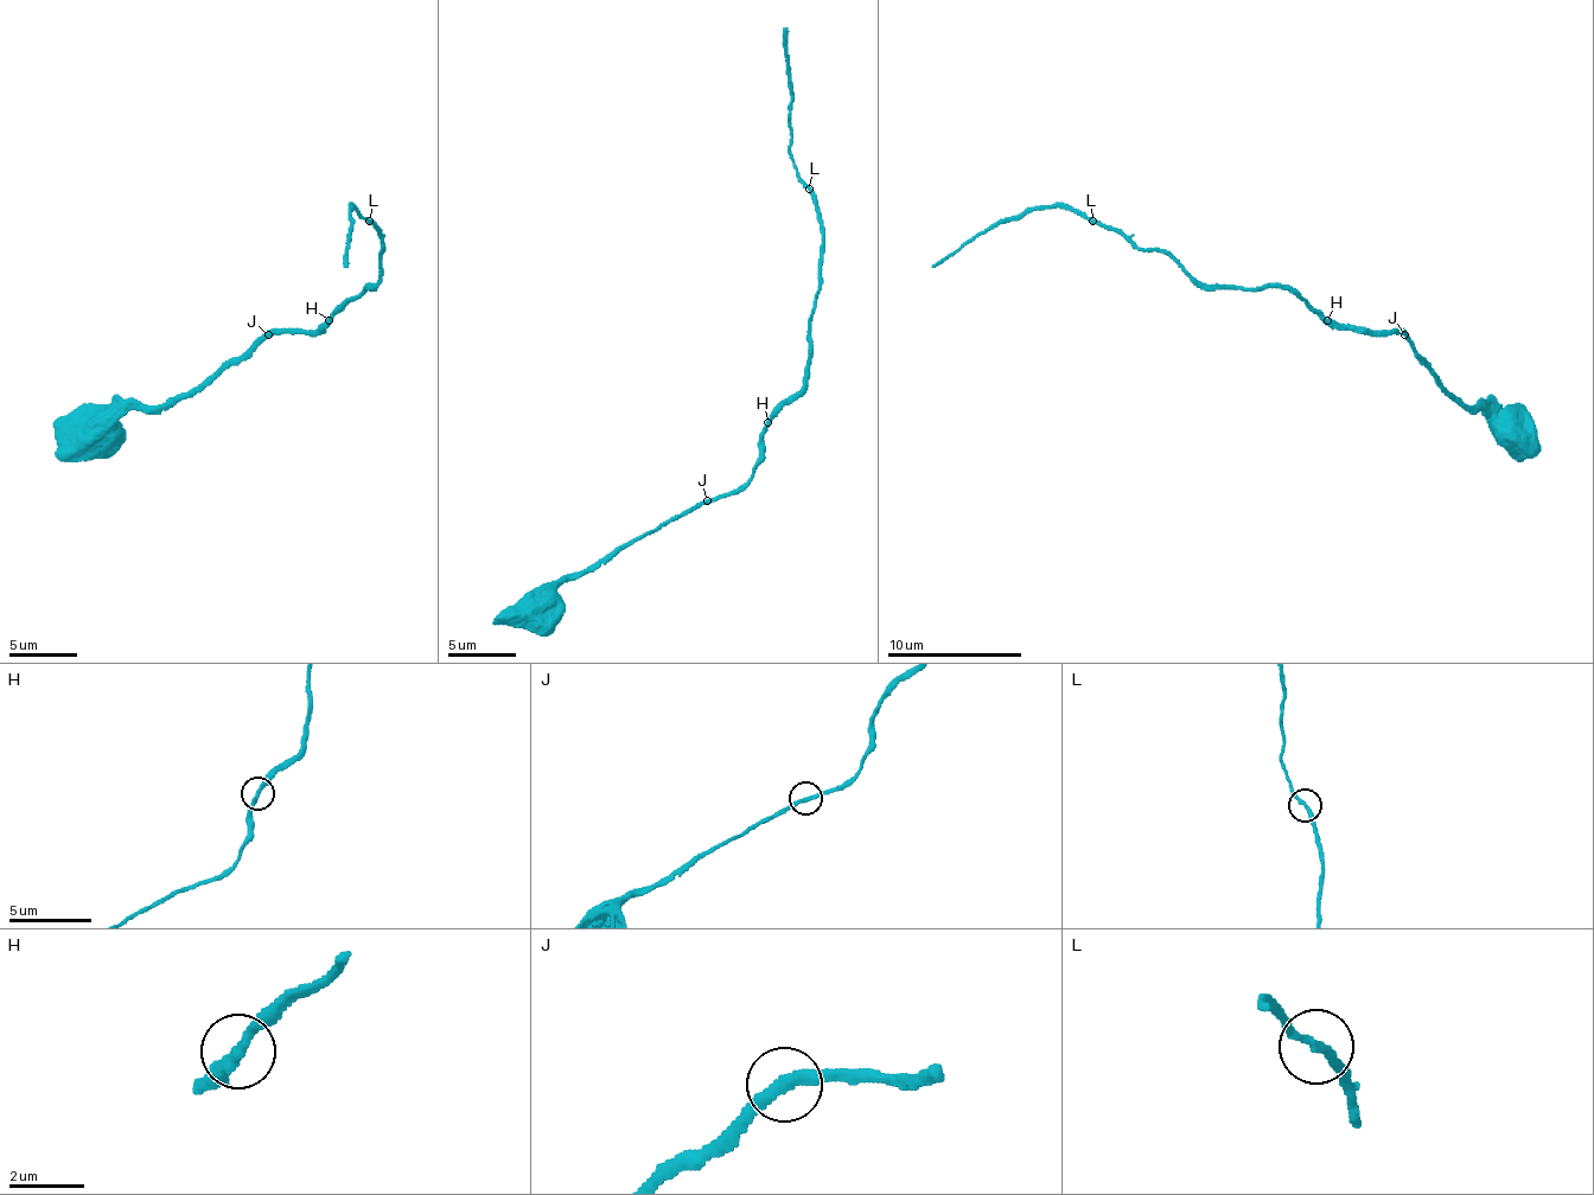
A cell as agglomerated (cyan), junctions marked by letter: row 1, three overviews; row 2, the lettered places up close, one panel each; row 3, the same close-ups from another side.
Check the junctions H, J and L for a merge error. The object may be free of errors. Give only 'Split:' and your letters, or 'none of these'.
Split: none of these

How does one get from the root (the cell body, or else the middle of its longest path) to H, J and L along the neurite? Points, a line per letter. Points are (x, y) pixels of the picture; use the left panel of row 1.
H: (95, 430), (128, 408), (170, 408), (192, 387), (240, 364), (274, 333), (314, 333), (327, 320)
J: (95, 430), (128, 408), (170, 408), (192, 387), (236, 364), (267, 333)
L: (95, 430), (128, 408), (170, 408), (274, 333), (322, 330), (378, 282), (382, 235), (368, 222)

